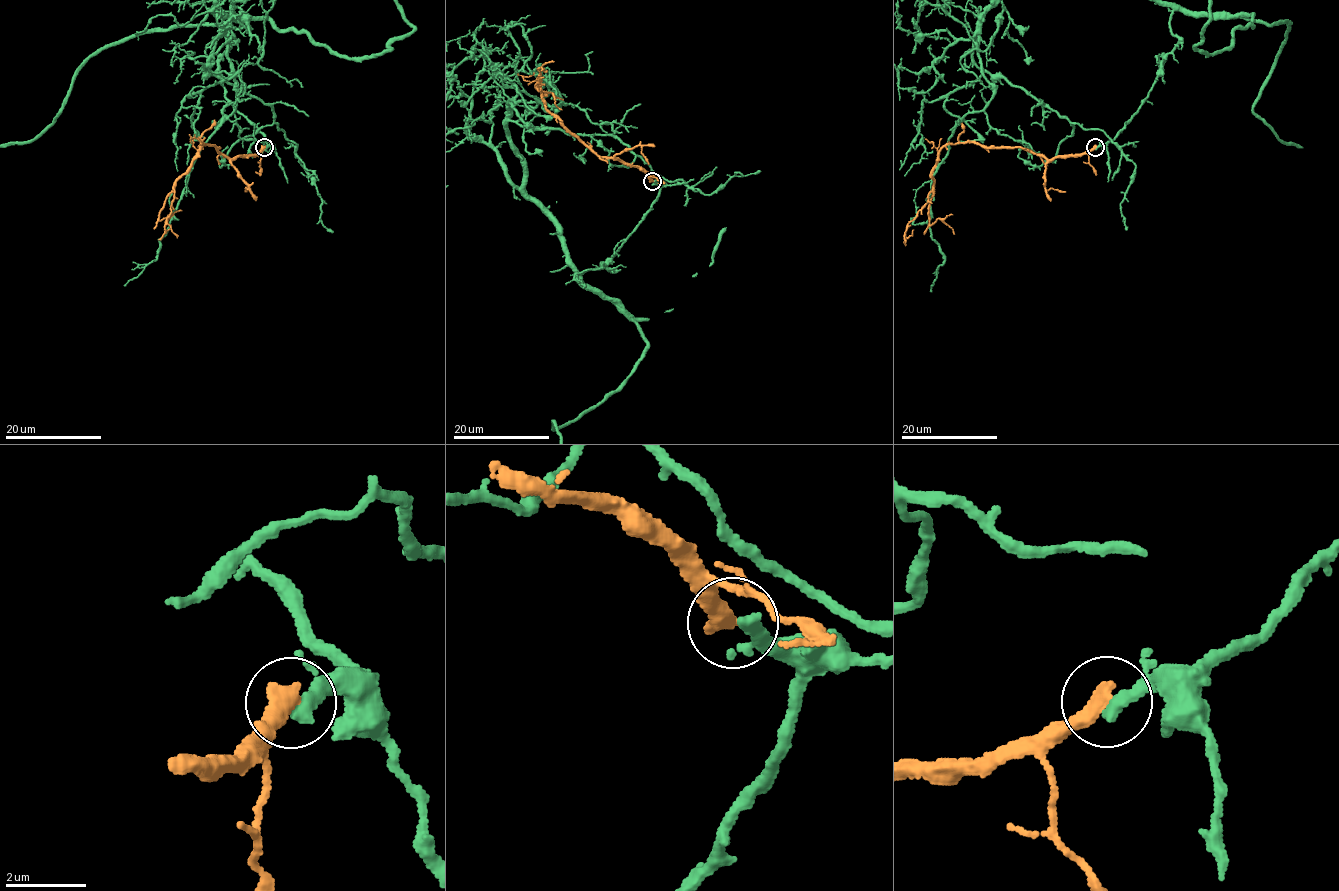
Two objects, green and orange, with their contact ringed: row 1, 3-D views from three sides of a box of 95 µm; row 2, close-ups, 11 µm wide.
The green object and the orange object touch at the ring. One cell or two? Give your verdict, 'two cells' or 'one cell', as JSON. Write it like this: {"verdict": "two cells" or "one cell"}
{"verdict": "two cells"}

